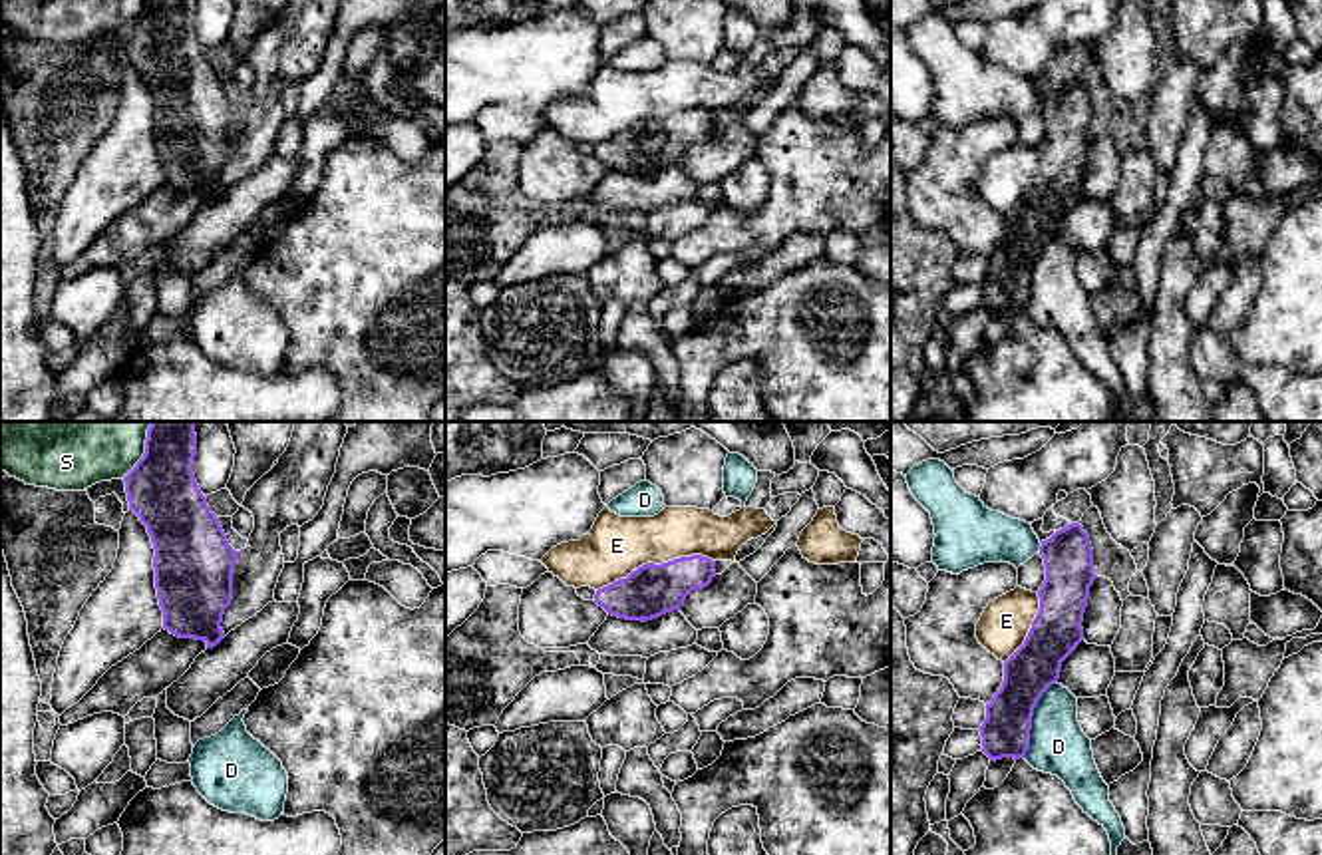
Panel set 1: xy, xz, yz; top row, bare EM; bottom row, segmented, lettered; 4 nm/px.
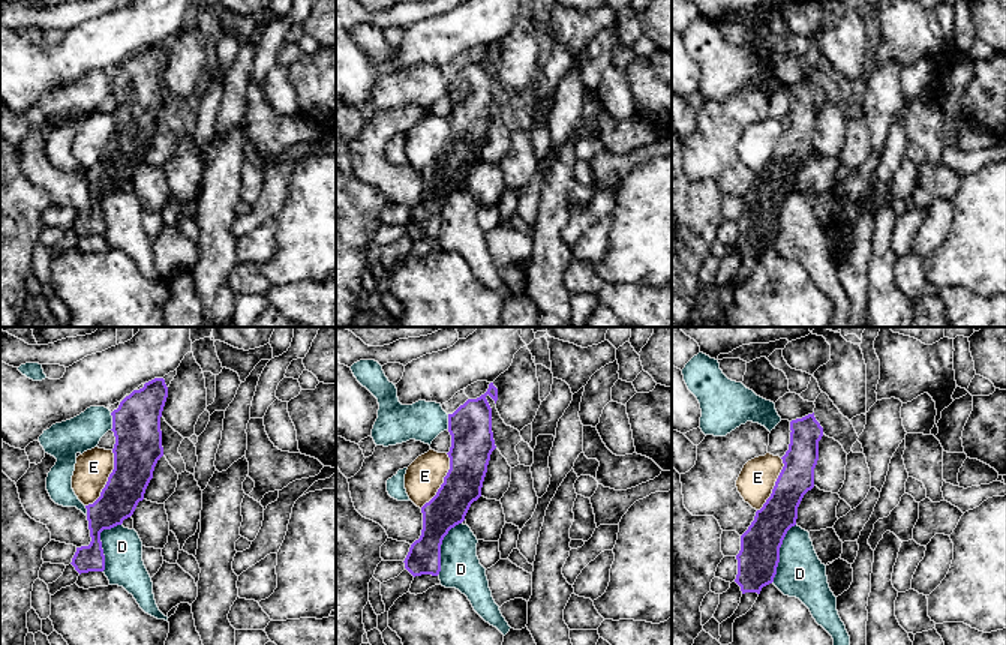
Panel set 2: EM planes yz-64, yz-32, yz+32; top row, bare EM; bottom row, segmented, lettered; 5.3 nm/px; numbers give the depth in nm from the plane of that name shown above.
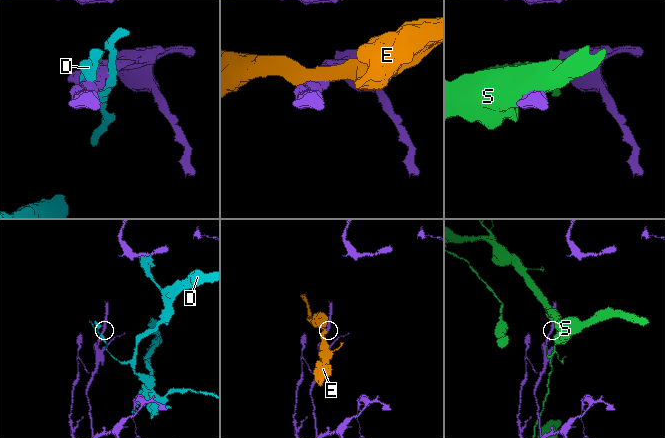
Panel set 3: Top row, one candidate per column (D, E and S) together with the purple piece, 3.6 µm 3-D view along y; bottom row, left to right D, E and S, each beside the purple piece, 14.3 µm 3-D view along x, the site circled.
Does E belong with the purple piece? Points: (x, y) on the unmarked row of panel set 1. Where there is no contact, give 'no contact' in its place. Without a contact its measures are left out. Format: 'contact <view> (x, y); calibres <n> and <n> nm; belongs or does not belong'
contact xz (653, 118); calibres 220 and 240 nm; does not belong

